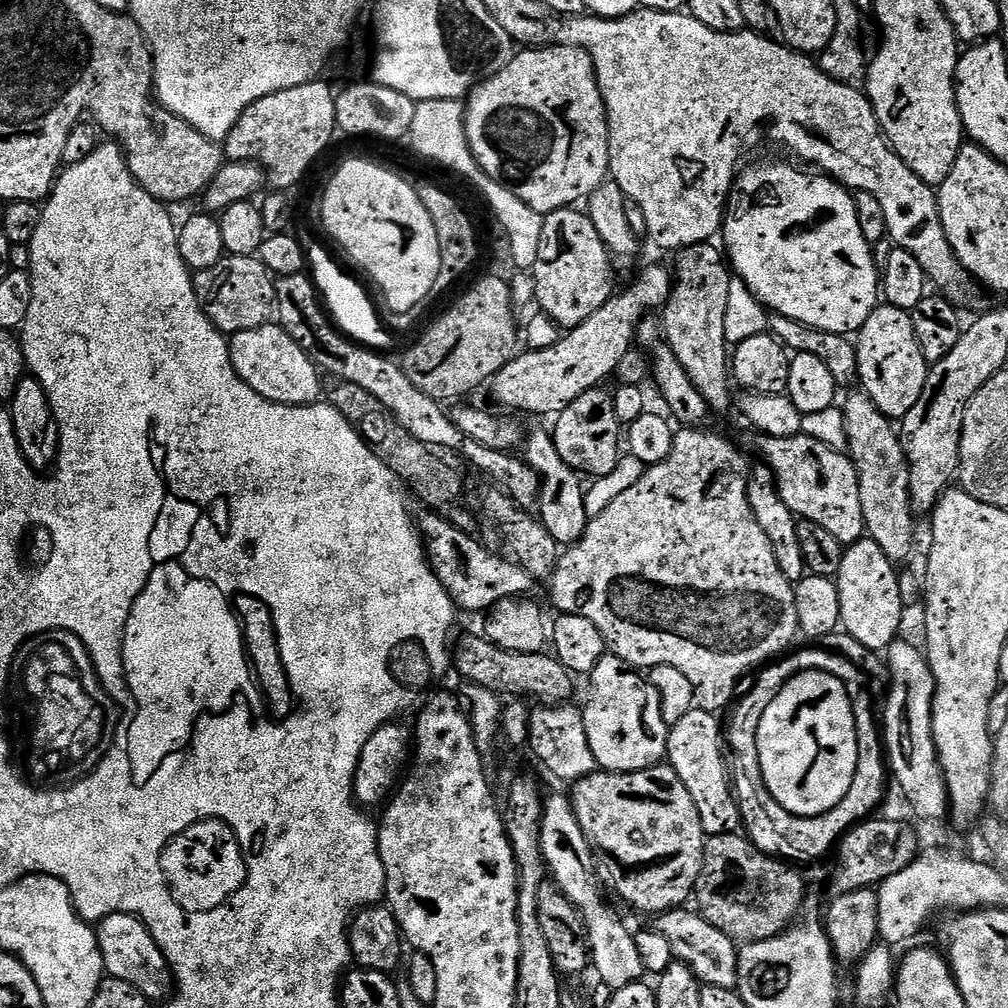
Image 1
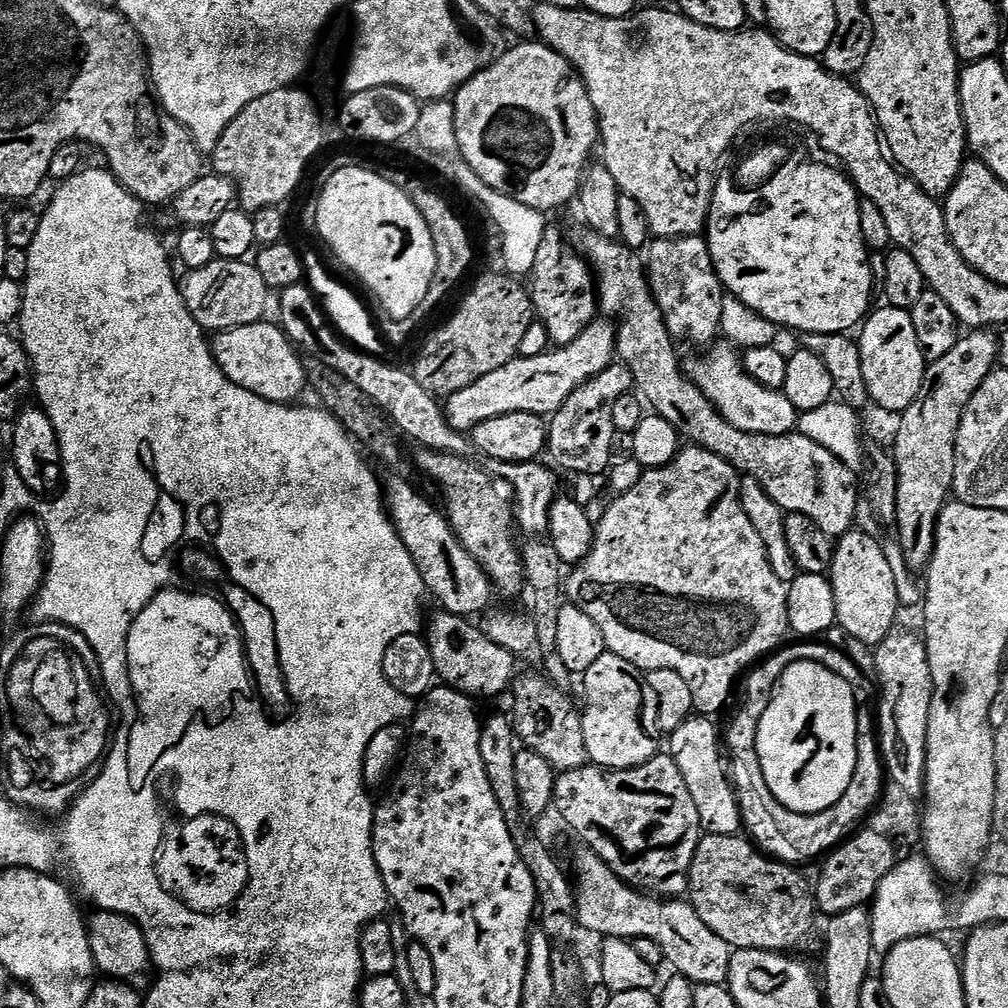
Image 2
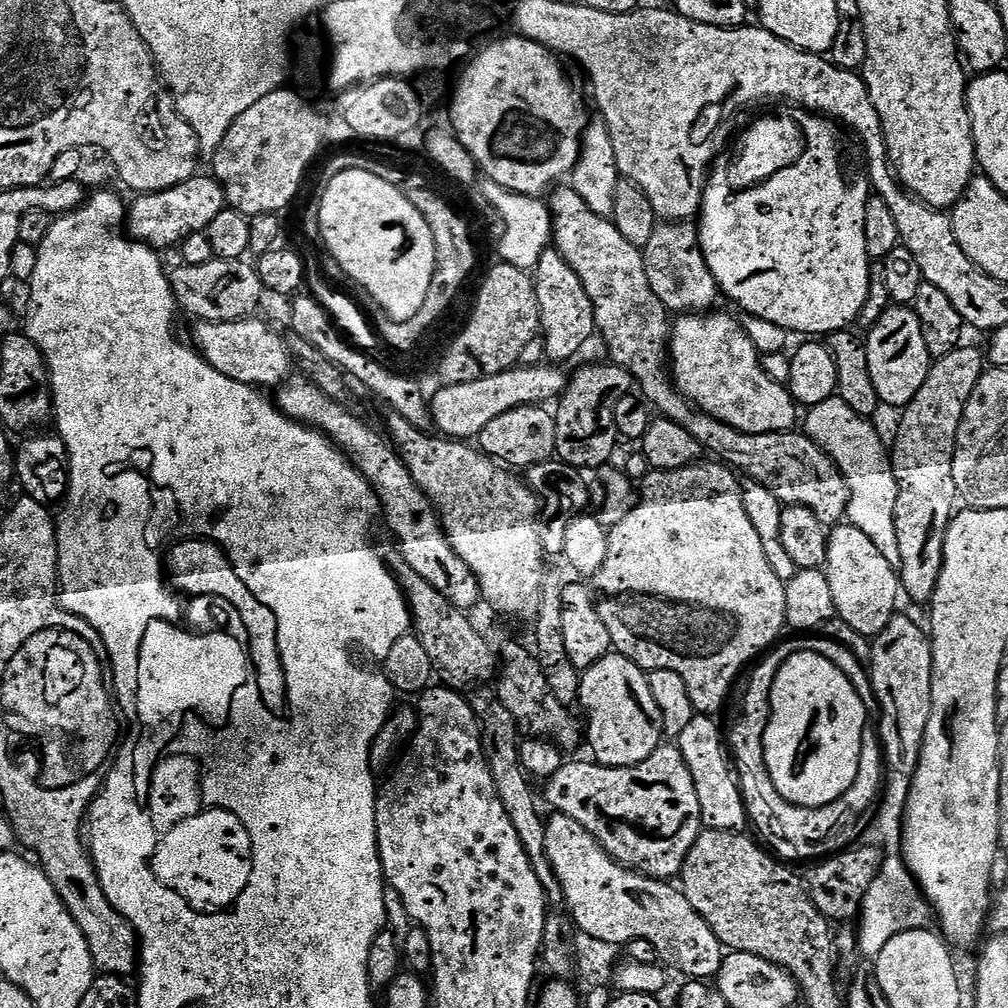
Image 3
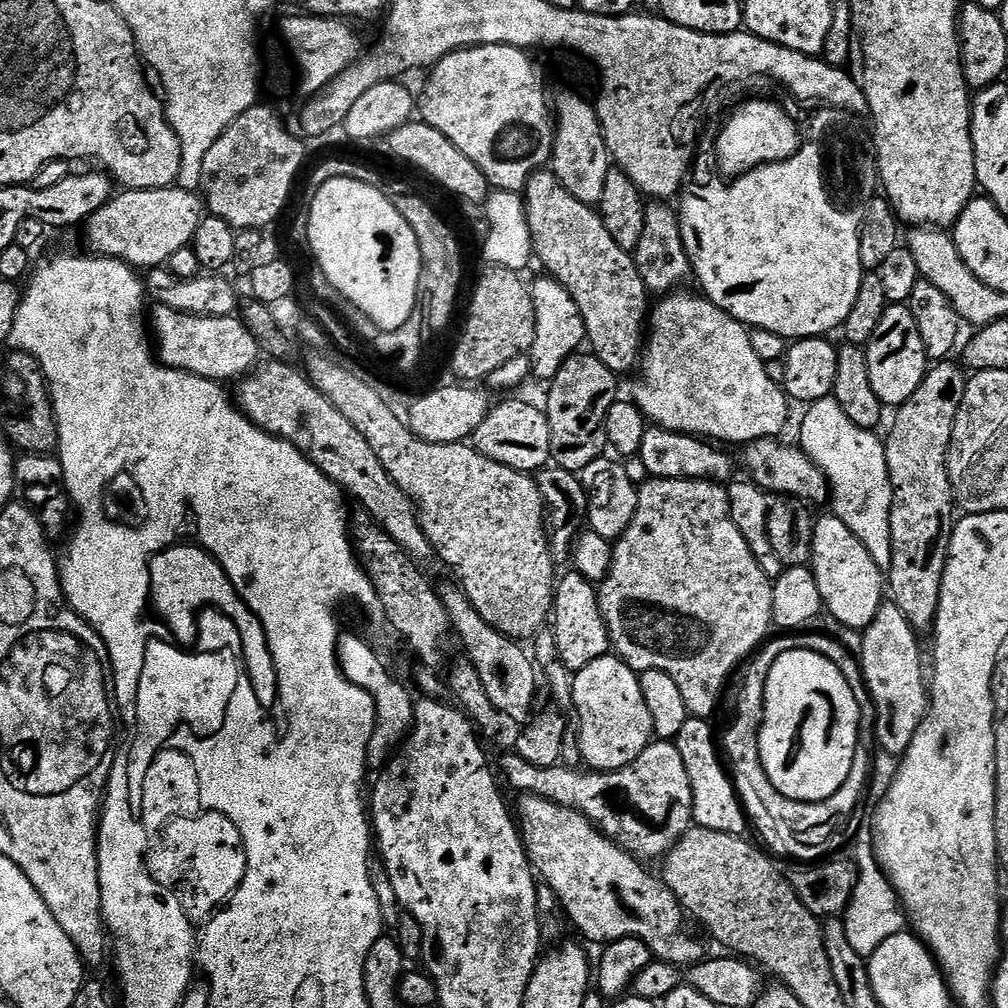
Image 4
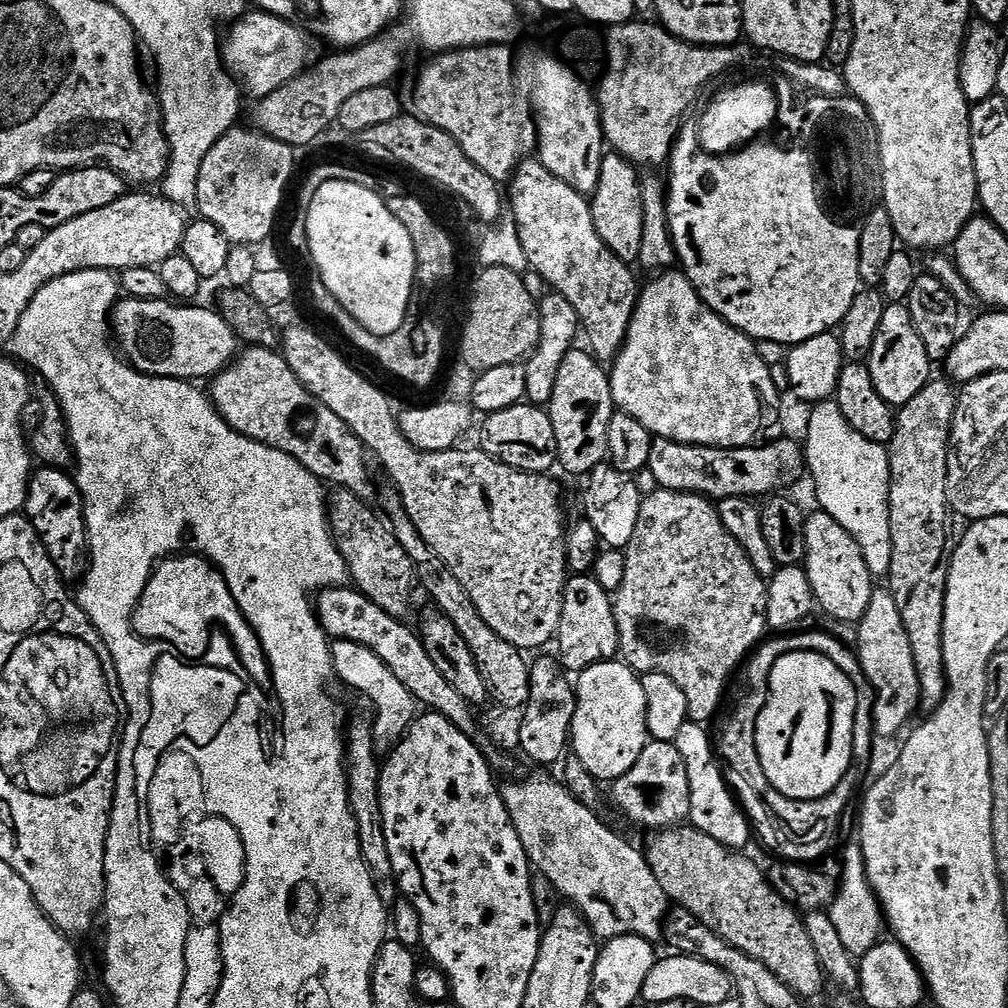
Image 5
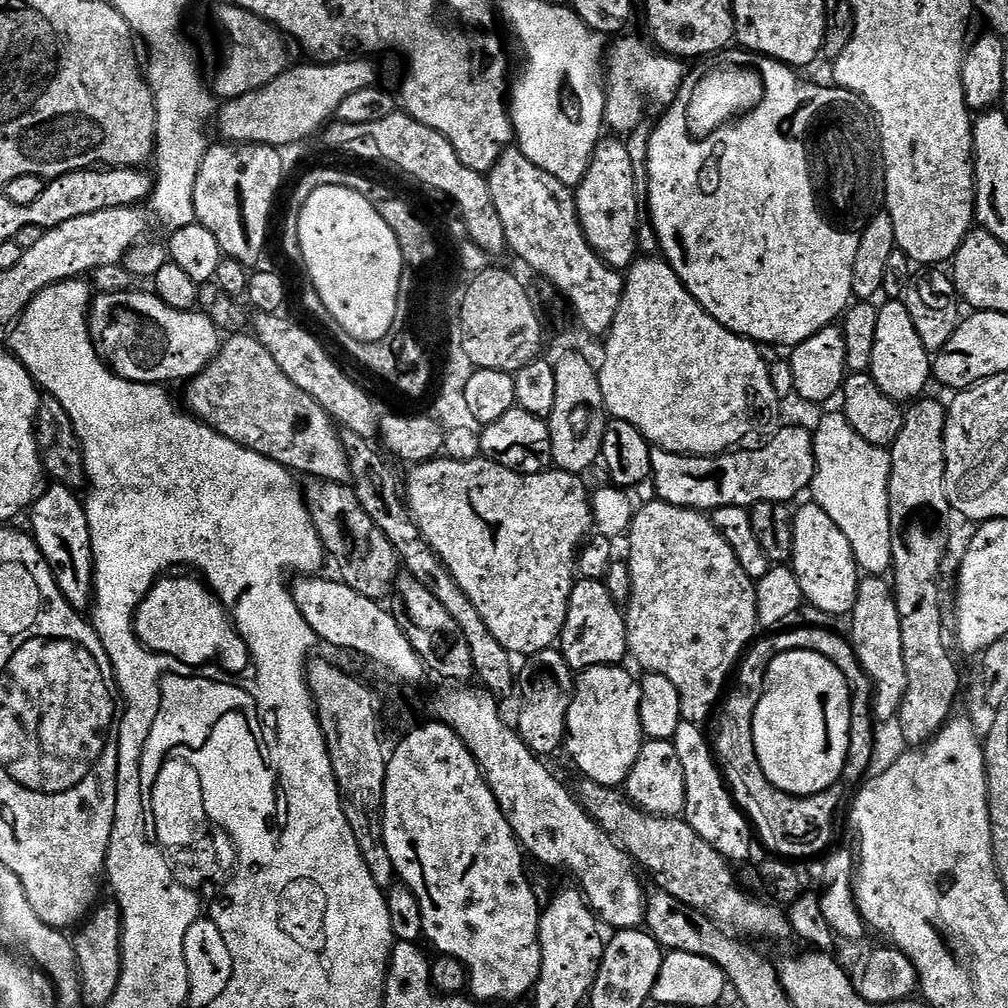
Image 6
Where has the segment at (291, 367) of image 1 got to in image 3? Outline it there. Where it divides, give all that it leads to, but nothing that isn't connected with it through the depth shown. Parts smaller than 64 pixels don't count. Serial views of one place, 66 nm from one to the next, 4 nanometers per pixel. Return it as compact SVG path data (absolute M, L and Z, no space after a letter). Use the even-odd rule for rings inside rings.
M245 318L217 324L197 323L194 348L211 368L226 378L265 390L271 384L279 386L285 383L290 376L290 365L283 350L281 335L278 336L274 329L267 328L262 321L256 319Z

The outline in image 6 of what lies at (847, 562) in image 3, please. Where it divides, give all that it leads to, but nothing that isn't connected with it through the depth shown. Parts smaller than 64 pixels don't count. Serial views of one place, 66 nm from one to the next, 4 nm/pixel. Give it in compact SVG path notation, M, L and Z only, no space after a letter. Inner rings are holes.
M808 502L794 512L794 550L790 561L792 573L802 586L802 594L809 605L813 604L828 616L847 617L854 606L862 576L846 534L834 524L815 502Z

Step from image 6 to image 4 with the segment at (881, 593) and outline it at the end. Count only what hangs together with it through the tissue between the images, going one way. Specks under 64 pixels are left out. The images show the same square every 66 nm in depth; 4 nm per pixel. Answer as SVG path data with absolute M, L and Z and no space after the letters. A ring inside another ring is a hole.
M891 602L881 604L878 614L874 614L874 622L870 622L868 628L863 629L864 641L858 651L858 663L864 673L864 682L867 695L872 695L876 703L876 724L874 723L874 740L880 743L883 751L897 758L903 757L904 752L910 746L918 726L924 721L924 715L928 712L930 703L930 684L926 679L926 660L920 657L920 640L916 629L906 622L906 614L898 610L898 606Z

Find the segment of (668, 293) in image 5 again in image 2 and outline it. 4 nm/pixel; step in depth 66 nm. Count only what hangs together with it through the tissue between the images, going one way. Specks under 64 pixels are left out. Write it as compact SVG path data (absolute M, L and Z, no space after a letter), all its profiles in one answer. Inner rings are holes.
M713 343L705 351L709 352L705 354L704 360L700 356L685 359L682 364L684 375L692 380L698 390L719 410L722 418L726 418L730 426L738 426L738 430L767 436L781 436L797 431L798 413L790 398L786 398L783 391L759 384L744 368L741 353L731 343L720 343Z

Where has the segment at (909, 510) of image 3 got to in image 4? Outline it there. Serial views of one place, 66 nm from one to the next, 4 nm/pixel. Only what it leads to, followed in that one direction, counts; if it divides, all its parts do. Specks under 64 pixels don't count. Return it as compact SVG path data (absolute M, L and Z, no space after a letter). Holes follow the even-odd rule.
M940 362L929 367L918 390L914 390L910 399L895 409L896 417L892 420L892 429L888 436L886 435L884 445L893 488L890 510L892 561L886 569L886 584L890 589L891 603L896 604L902 614L906 614L906 622L910 622L910 626L920 634L924 634L927 628L929 631L936 623L942 578L948 557L948 537L954 527L954 493L948 477L948 448L952 445L954 422L964 397L966 375L964 376L965 369L959 363L952 363Z

